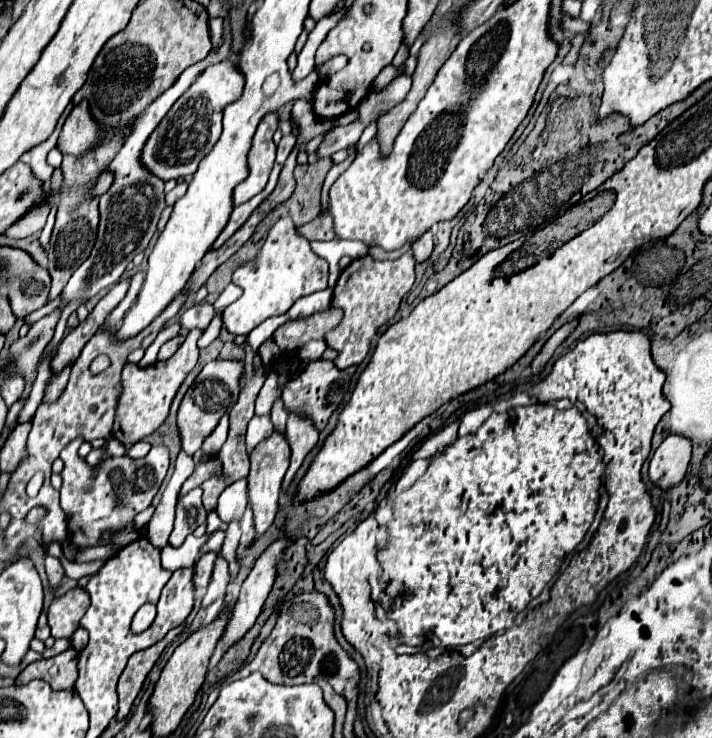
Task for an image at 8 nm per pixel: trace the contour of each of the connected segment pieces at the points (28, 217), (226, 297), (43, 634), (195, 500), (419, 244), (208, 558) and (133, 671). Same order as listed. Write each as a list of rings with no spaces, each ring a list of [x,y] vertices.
[[[41,204],[39,208],[35,208],[29,214],[25,214],[11,228],[7,228],[5,230],[5,236],[7,238],[27,238],[27,236],[43,230],[45,220],[47,220],[47,214],[49,214],[49,204]]]
[[[230,283],[225,290],[219,295],[219,297],[214,302],[213,306],[218,315],[221,315],[225,308],[218,308],[218,303],[224,306],[235,302],[242,295],[242,290],[233,283]]]
[[[44,607],[44,609],[38,619],[35,637],[42,641],[45,641],[47,638],[50,637],[50,635],[51,635],[50,627],[48,625],[48,619],[47,619],[47,615],[45,613],[45,607]]]
[[[201,488],[191,490],[189,494],[181,496],[177,502],[177,516],[175,516],[175,528],[169,536],[169,546],[177,548],[183,544],[183,540],[195,532],[197,526],[205,524],[207,512],[201,504]]]
[[[431,230],[423,232],[423,234],[411,244],[411,250],[413,250],[413,256],[415,256],[417,262],[427,260],[429,254],[431,254],[431,250],[433,250],[433,234],[431,234]]]
[[[215,552],[203,554],[203,556],[195,562],[195,566],[193,566],[193,586],[195,586],[195,590],[205,588],[205,586],[209,584],[211,570],[213,570],[213,562],[215,562]]]
[[[183,626],[171,630],[161,642],[157,642],[155,646],[151,646],[151,648],[147,648],[147,650],[141,650],[139,654],[133,654],[133,656],[129,658],[129,664],[127,664],[125,670],[122,672],[117,685],[119,708],[115,720],[123,720],[123,718],[129,714],[129,710],[131,710],[131,706],[133,706],[137,694],[141,692],[141,686],[143,686],[143,682],[145,682],[145,676],[151,672],[151,668],[153,668],[155,662],[159,660],[163,648],[165,648],[181,630],[183,630]]]

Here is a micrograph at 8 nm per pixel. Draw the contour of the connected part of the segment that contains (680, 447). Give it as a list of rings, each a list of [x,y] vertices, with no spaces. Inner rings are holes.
[[[677,434],[667,436],[649,462],[651,482],[663,490],[673,488],[685,478],[689,460],[691,460],[691,440]]]

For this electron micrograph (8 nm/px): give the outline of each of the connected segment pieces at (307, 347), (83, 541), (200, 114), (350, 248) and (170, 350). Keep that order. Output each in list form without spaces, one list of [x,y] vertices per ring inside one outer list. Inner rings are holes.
[[[312,340],[298,348],[298,357],[301,361],[310,361],[319,358],[327,346],[323,340]]]
[[[81,438],[71,440],[61,450],[61,460],[65,464],[61,478],[61,508],[67,514],[67,532],[77,548],[87,548],[99,544],[103,532],[111,530],[115,544],[129,544],[137,538],[137,532],[131,528],[131,522],[137,514],[137,508],[149,508],[153,496],[157,494],[165,474],[167,474],[167,448],[153,446],[149,454],[141,460],[133,460],[129,456],[109,458],[99,468],[95,482],[91,482],[91,466],[83,458],[77,456]]]
[[[223,60],[219,64],[209,66],[199,74],[199,78],[191,84],[191,90],[175,102],[175,106],[167,112],[167,118],[159,122],[159,126],[147,138],[141,164],[163,182],[189,178],[195,172],[195,166],[203,160],[203,154],[215,146],[219,140],[219,118],[223,116],[223,106],[235,102],[235,98],[243,92],[243,76],[235,70],[231,60]]]
[[[331,240],[331,242],[311,242],[311,248],[329,264],[329,288],[334,288],[340,276],[339,260],[343,256],[351,256],[351,258],[359,258],[367,254],[367,246],[363,246],[363,242],[355,242],[355,240]]]
[[[179,334],[179,336],[175,336],[173,340],[169,340],[169,342],[165,342],[163,346],[161,346],[161,350],[159,350],[159,356],[157,356],[157,360],[167,360],[167,358],[171,358],[173,354],[175,354],[175,350],[183,344],[183,336]]]

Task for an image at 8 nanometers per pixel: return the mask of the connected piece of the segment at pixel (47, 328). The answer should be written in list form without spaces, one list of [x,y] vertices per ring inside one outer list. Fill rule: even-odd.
[[[55,310],[53,314],[41,318],[39,322],[31,324],[31,330],[25,338],[19,338],[13,346],[11,346],[11,360],[13,364],[7,366],[7,370],[23,370],[23,376],[27,380],[33,380],[37,376],[37,360],[41,356],[41,352],[45,350],[45,346],[51,342],[53,332],[55,332],[55,324],[61,316],[61,310]]]

